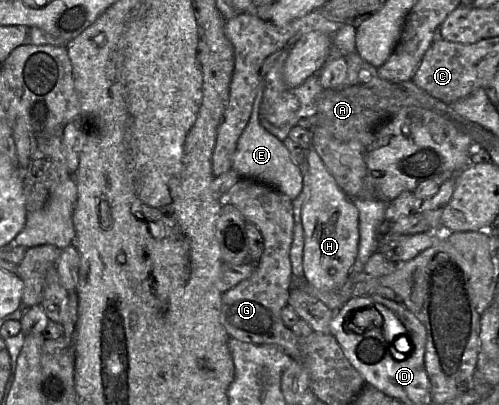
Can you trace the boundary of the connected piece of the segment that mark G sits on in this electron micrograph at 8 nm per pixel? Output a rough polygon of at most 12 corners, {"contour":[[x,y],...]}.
{"contour":[[237,181],[225,200],[258,227],[264,251],[249,278],[223,291],[230,337],[300,342],[281,319],[292,280],[293,200]]}

